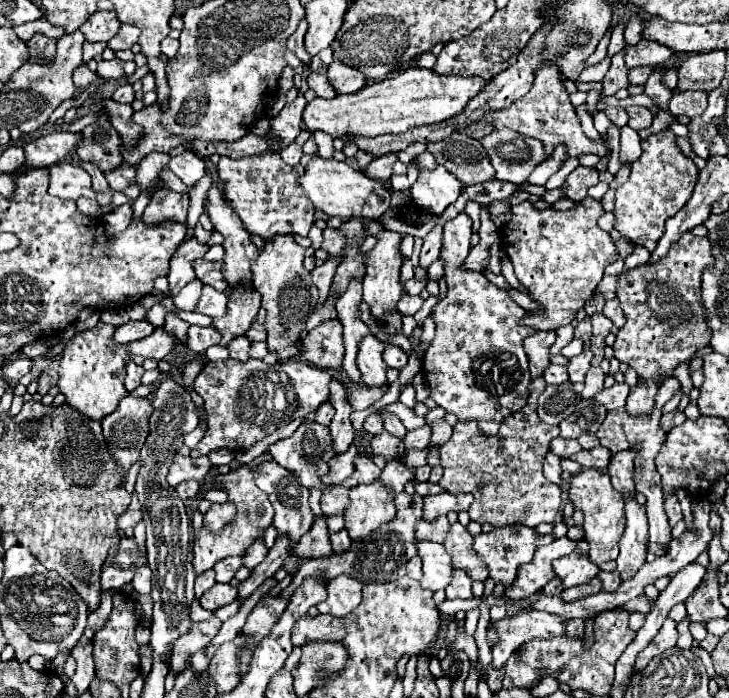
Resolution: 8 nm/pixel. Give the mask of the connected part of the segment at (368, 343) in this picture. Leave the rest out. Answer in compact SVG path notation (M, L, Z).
M366 335L360 341L360 349L358 349L358 359L356 365L362 373L362 381L368 387L388 387L386 381L386 363L382 359L384 353L384 343L374 339L374 335Z

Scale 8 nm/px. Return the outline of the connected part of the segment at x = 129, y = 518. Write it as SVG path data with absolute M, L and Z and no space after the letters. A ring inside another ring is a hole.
M132 497L132 503L128 505L128 509L124 511L124 515L118 519L118 527L124 531L128 527L136 527L142 521L142 509L136 497Z

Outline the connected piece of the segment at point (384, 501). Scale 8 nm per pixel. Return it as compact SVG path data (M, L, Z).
M394 459L394 461L386 463L382 475L374 483L370 483L370 485L358 485L358 487L350 489L350 507L344 513L344 521L346 521L346 529L350 533L350 539L352 541L360 541L360 539L368 537L372 531L376 531L380 525L392 521L394 515L396 515L394 497L412 479L414 479L414 469L408 469L402 461Z

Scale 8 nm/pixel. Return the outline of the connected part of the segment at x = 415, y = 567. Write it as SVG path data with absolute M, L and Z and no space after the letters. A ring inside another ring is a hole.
M412 557L408 563L406 563L406 575L412 577L412 579L420 579L422 577L422 561L420 557Z

